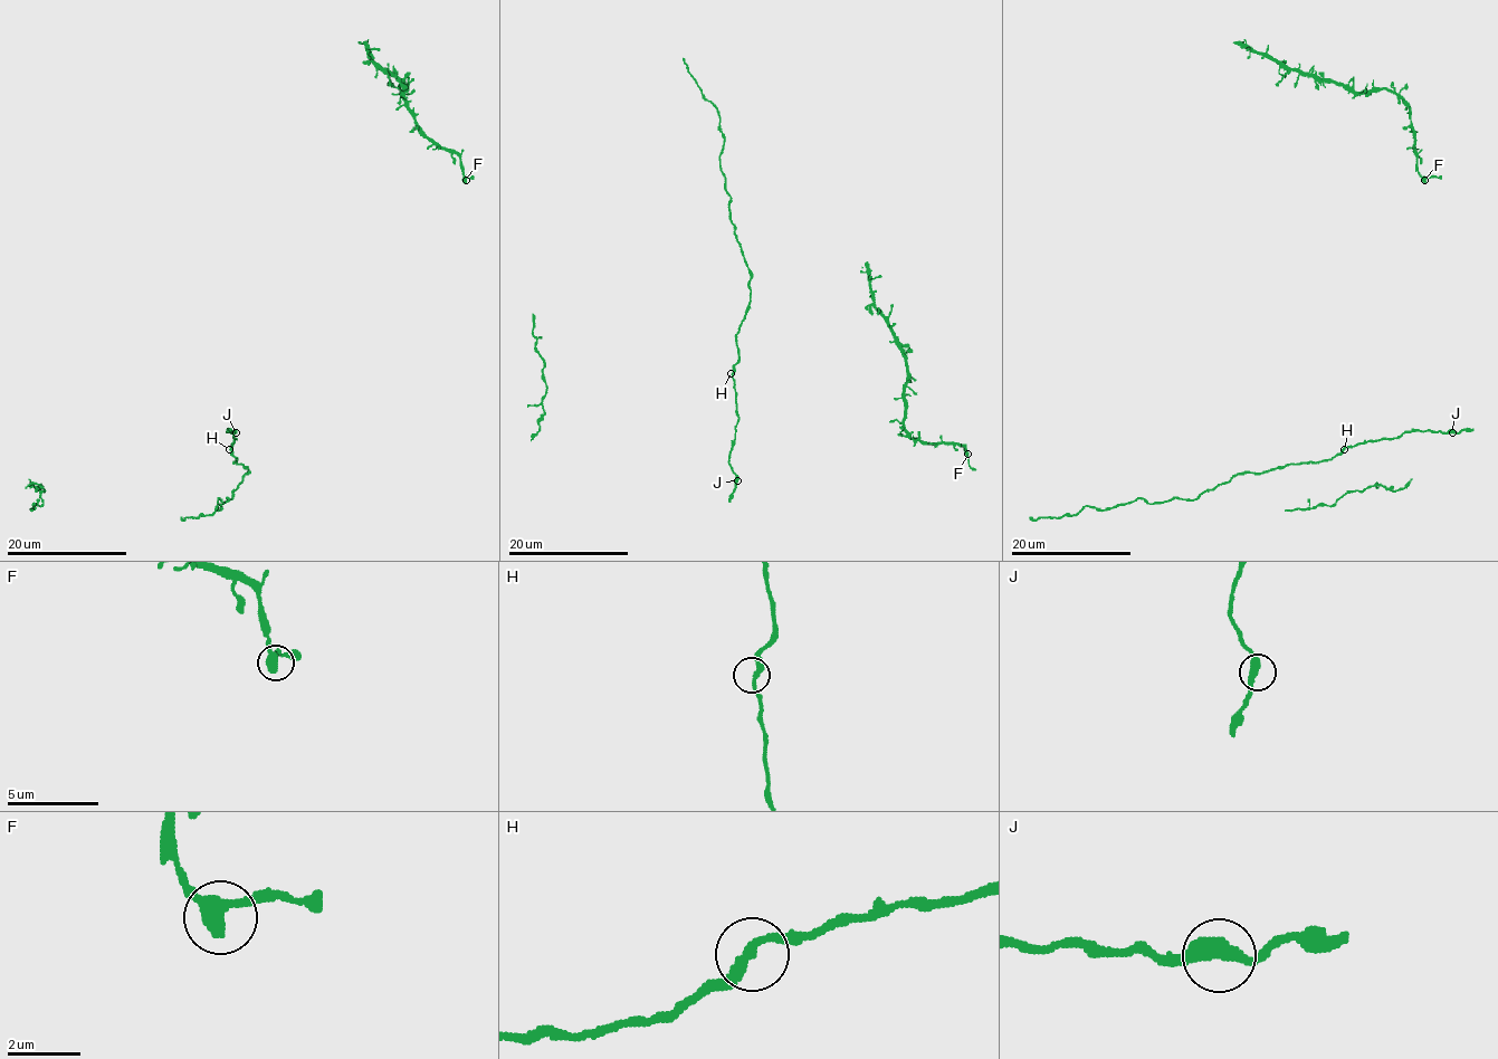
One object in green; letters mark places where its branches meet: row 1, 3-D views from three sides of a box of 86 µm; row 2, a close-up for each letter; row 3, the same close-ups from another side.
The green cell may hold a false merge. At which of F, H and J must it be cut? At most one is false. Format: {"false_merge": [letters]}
{"false_merge": []}

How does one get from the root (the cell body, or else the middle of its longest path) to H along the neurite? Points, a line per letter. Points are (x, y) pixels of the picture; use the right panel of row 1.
H: (1450, 430), (1446, 432), (1405, 431), (1393, 439), (1368, 440), (1344, 449)

